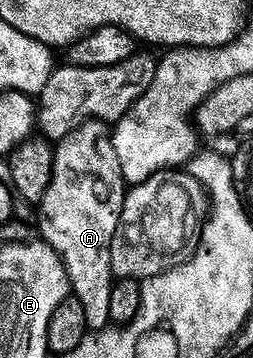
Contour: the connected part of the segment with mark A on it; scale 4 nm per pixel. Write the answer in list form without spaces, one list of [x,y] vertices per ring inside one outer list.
[[[87,119],[83,121],[80,128],[71,129],[69,133],[60,141],[57,141],[56,151],[54,153],[54,173],[52,174],[52,182],[48,186],[48,194],[44,194],[40,205],[42,217],[38,220],[38,228],[40,231],[41,239],[52,246],[52,250],[56,250],[58,260],[61,267],[66,273],[66,277],[70,279],[70,287],[73,295],[80,298],[80,306],[84,306],[84,318],[86,319],[86,327],[91,333],[97,334],[105,332],[111,327],[110,324],[110,307],[114,304],[114,284],[115,273],[112,269],[115,267],[116,261],[116,248],[114,252],[114,239],[119,239],[120,229],[122,228],[122,212],[128,207],[128,185],[122,176],[122,167],[120,166],[120,158],[116,154],[113,137],[110,133],[109,125],[101,119]]]

